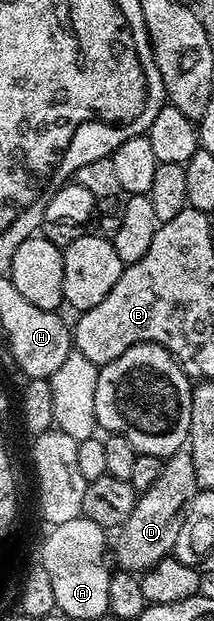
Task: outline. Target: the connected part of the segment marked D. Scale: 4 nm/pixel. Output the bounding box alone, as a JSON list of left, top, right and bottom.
[114,452,197,575]

